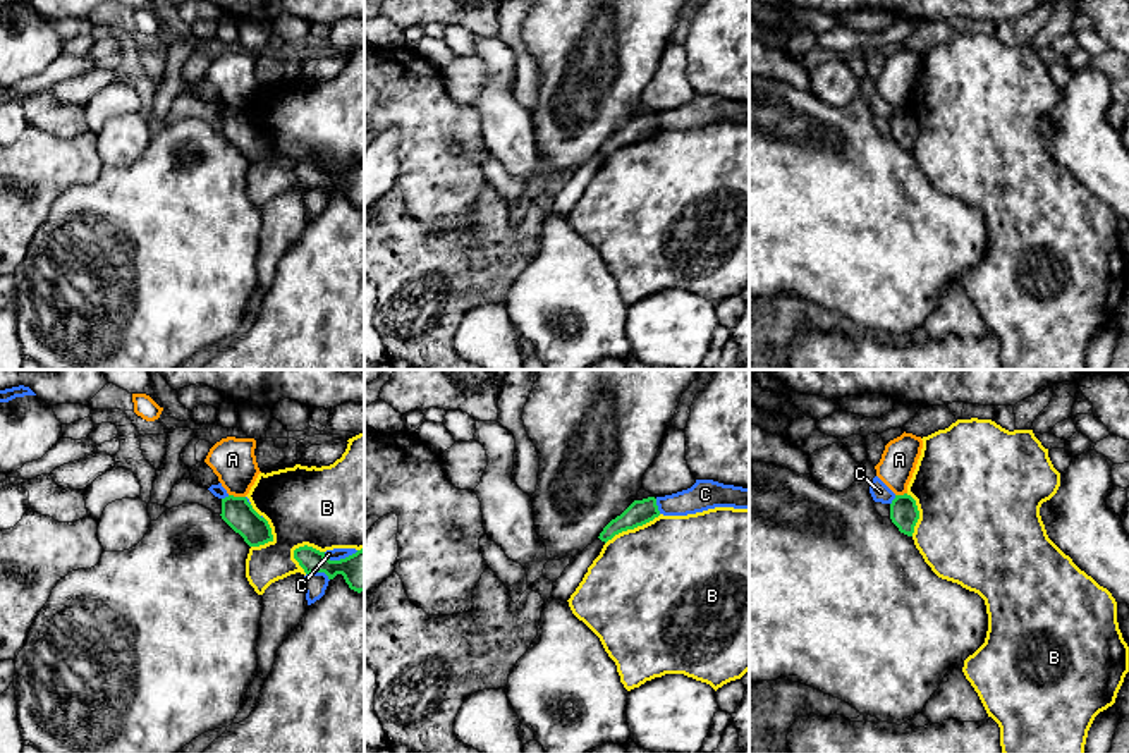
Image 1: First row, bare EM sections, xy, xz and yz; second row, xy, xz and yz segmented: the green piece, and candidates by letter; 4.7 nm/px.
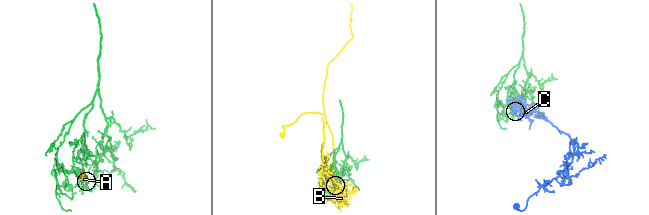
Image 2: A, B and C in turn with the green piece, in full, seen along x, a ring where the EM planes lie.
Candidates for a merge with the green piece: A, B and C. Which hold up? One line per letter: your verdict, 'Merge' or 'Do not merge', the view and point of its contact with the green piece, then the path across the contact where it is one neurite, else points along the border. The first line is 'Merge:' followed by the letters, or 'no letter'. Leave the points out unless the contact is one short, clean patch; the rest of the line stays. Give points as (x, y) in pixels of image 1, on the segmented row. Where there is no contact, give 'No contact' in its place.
Merge: no letter
A: Do not merge. Touches green at xy (238, 497). Boundary: xy (229, 494), (244, 497)
B: Do not merge. Touches green at xz (633, 528)
C: Do not merge. Touches green at xy (318, 571)

